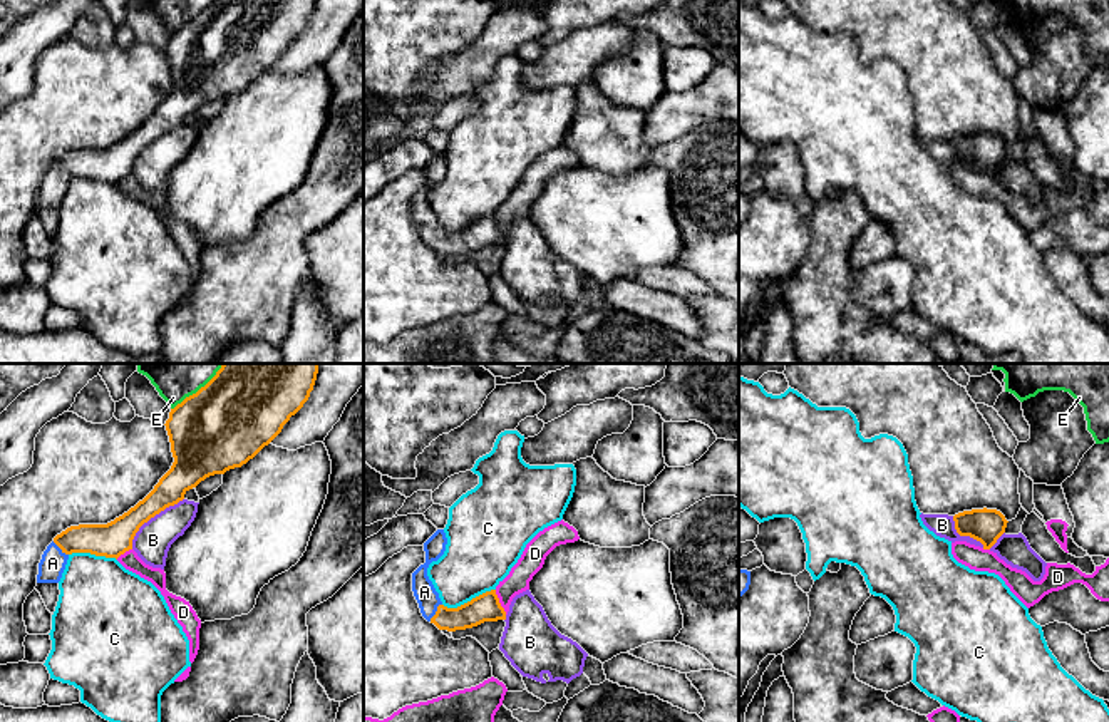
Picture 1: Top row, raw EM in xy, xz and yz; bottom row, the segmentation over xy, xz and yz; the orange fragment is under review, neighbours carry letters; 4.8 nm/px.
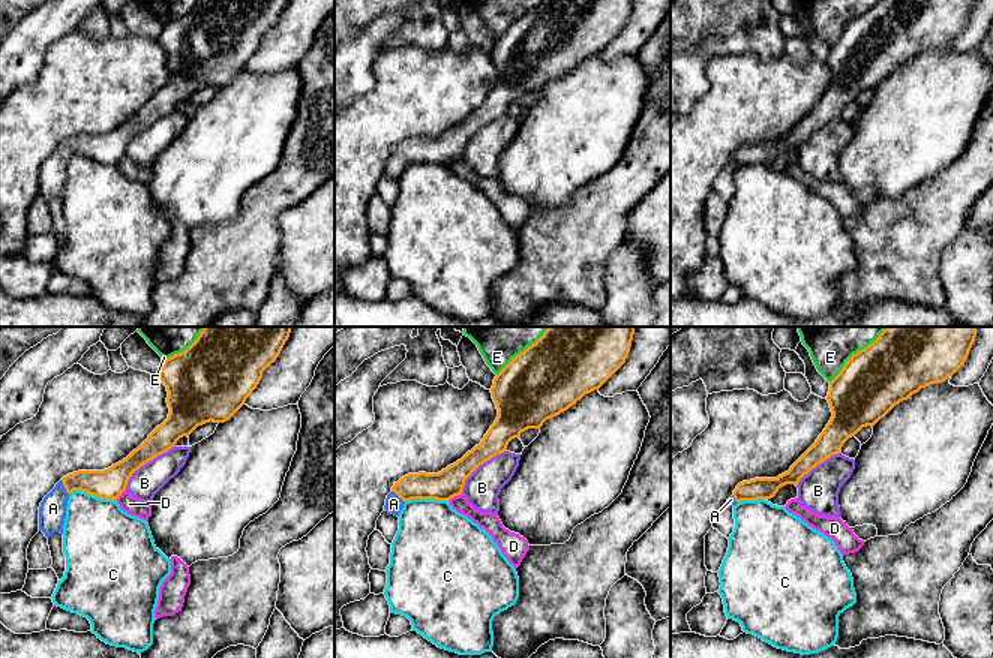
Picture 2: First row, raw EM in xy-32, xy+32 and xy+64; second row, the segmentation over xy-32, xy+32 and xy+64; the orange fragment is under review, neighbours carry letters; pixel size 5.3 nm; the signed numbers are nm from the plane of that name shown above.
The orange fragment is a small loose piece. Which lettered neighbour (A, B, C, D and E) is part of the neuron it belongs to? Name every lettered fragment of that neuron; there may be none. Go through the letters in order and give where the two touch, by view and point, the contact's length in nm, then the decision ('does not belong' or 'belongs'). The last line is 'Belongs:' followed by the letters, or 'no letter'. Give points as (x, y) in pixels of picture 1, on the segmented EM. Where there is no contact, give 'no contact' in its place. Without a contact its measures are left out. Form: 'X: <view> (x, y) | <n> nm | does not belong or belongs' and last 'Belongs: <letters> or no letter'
A: xz (436, 612) | 110 nm | belongs
B: xy (151, 516) | 360 nm | does not belong
C: xz (468, 602) | 260 nm | does not belong
D: xz (498, 602) | 130 nm | does not belong
E: xy (200, 389) | 340 nm | does not belong
Belongs: A

